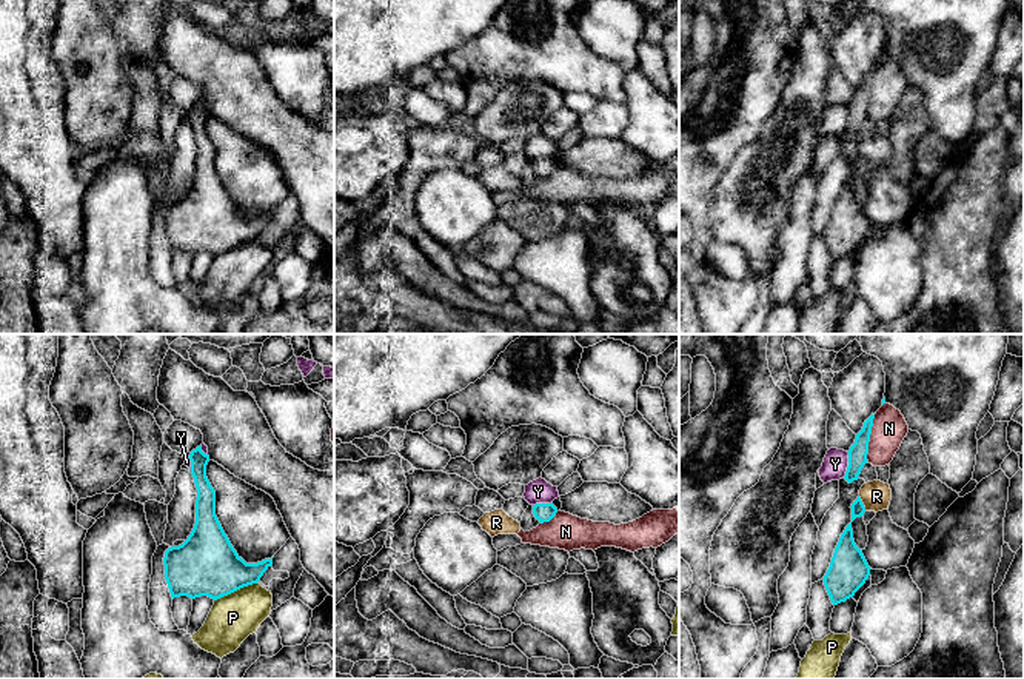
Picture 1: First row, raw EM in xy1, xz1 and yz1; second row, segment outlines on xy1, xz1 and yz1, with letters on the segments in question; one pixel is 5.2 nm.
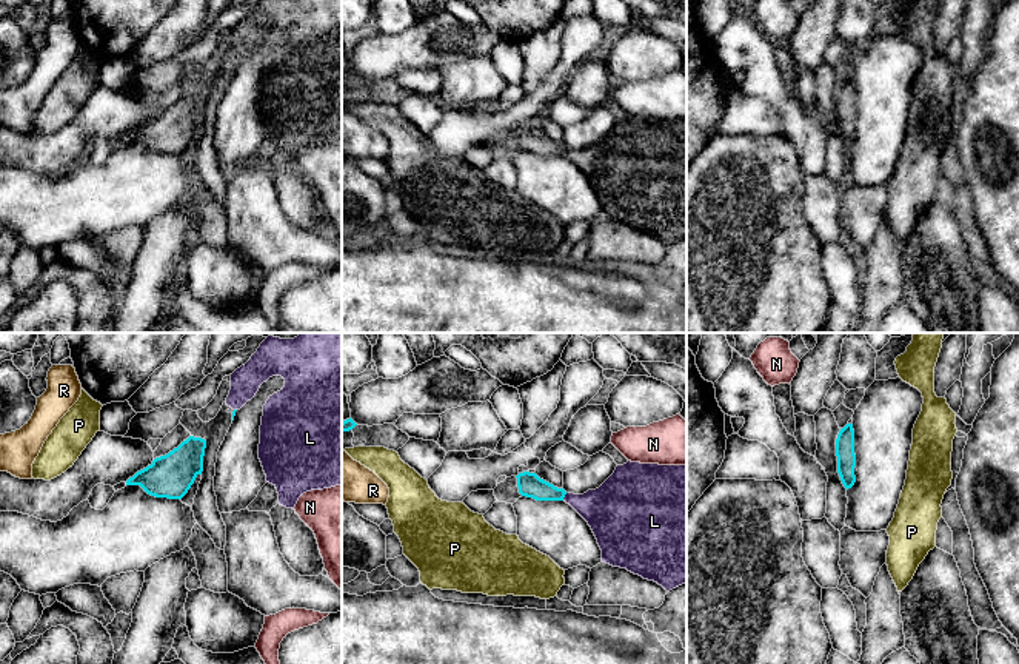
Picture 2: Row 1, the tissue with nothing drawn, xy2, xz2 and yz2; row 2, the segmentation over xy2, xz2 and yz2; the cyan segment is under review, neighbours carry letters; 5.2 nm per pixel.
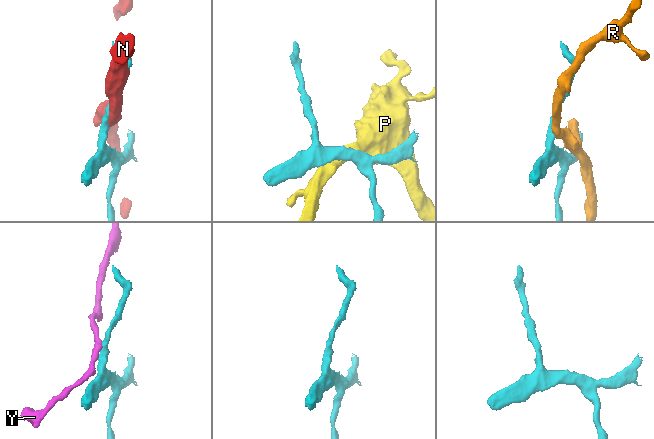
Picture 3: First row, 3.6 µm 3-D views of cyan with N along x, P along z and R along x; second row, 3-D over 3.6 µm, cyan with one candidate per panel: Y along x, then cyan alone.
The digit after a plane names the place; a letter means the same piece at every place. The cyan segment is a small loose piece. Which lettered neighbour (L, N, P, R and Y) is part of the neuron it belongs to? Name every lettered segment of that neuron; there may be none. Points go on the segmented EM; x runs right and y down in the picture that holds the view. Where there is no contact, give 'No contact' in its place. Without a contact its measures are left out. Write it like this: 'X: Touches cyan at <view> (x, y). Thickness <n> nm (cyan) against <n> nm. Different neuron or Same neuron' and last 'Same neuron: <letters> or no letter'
L: Touches cyan at xz2 (564, 496). Thickness 120 nm (cyan) against 260 nm. Same neuron
N: Touches cyan at yz1 (869, 438). Thickness 100 nm (cyan) against 180 nm. Different neuron
P: Touches cyan at xy1 (236, 590). Thickness 320 nm (cyan) against 240 nm. Different neuron
R: Touches cyan at yz1 (863, 504). Thickness 110 nm (cyan) against 150 nm. Different neuron
Y: Touches cyan at yz1 (849, 464). Thickness 100 nm (cyan) against 130 nm. Different neuron
Same neuron: L

